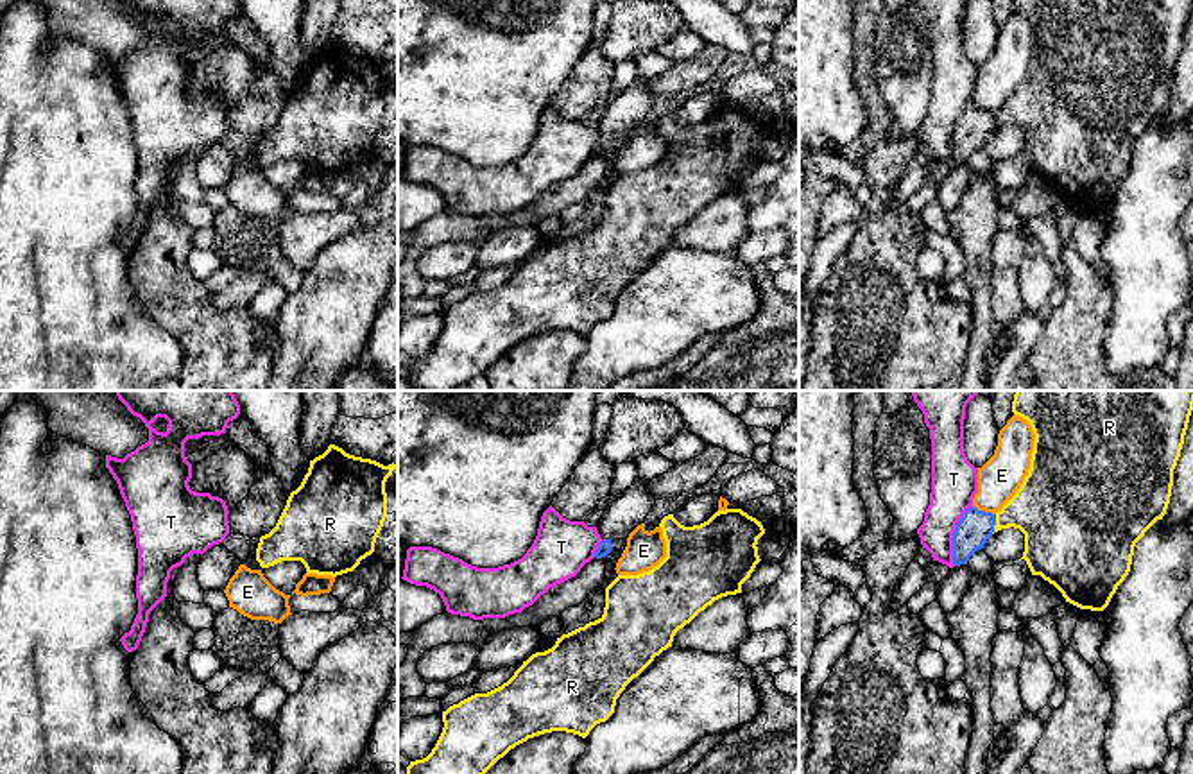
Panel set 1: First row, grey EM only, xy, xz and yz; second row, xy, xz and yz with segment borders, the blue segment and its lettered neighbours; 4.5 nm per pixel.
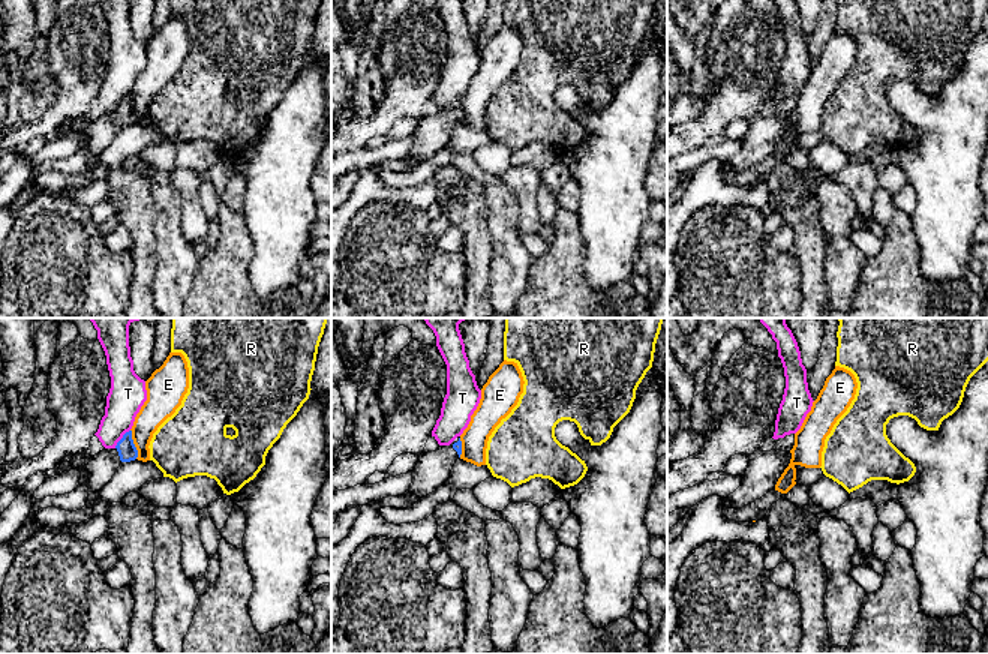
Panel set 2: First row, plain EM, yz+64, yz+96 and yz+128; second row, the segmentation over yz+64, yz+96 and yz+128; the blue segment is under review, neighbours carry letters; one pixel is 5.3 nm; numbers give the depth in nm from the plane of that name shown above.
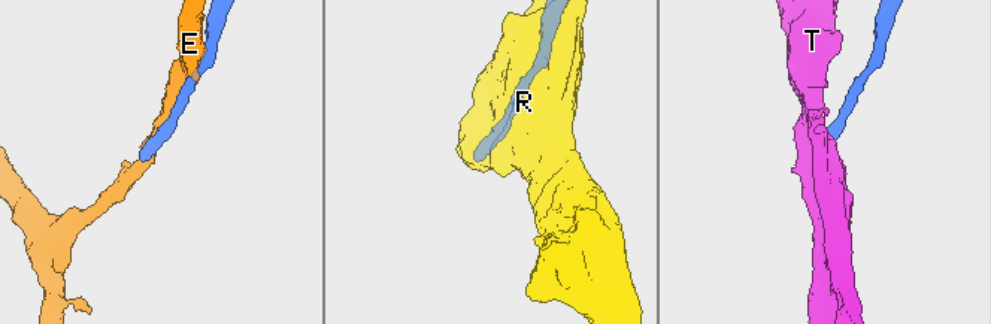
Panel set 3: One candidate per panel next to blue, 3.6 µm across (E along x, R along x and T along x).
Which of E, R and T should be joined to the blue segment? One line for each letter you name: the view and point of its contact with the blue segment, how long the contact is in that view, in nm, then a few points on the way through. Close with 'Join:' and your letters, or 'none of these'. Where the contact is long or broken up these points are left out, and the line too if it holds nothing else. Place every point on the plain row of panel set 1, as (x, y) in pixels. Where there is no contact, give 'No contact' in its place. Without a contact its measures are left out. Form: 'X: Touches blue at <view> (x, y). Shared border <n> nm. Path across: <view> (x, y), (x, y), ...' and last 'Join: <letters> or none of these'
Join: none of these

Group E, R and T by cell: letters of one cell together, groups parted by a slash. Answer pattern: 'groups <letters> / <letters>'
groups E / R / T

